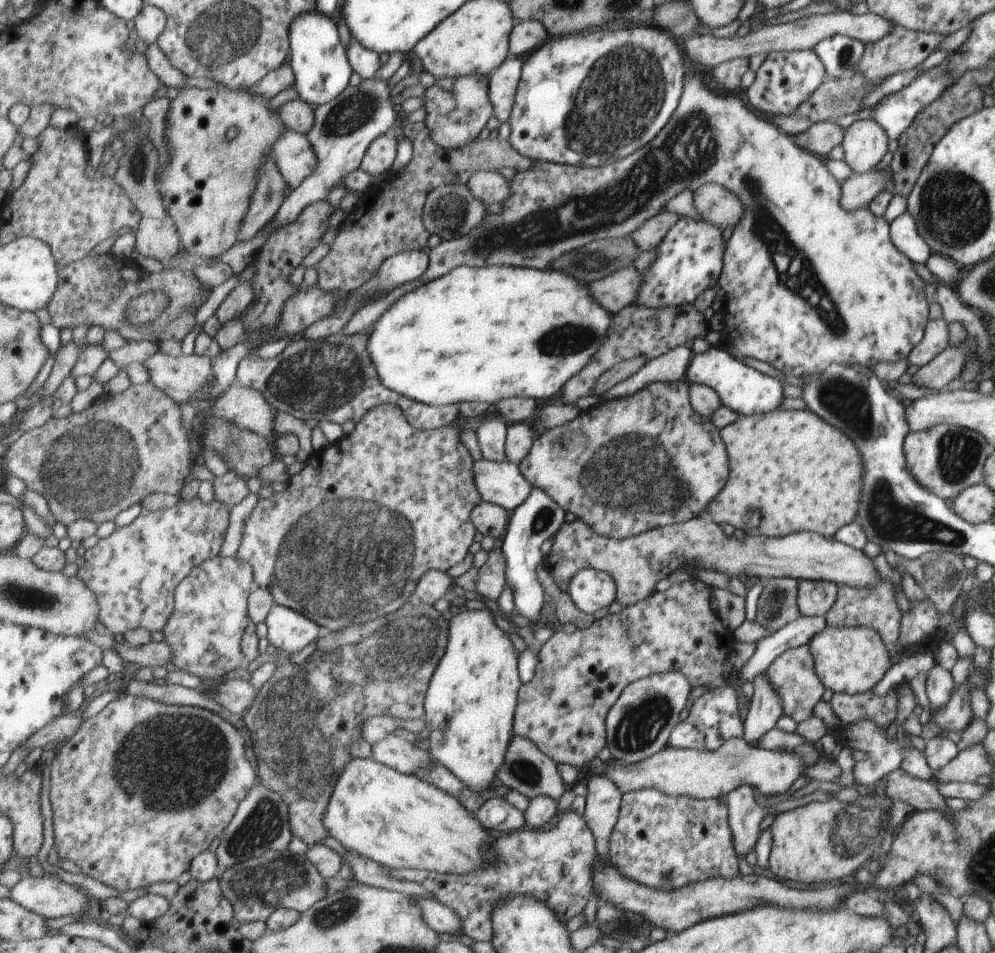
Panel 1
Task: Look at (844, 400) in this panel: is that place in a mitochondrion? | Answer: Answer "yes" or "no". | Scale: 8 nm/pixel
yes

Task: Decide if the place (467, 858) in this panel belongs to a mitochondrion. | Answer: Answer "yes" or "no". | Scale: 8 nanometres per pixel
no

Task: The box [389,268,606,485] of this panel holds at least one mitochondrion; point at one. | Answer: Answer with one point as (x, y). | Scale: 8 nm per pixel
(568, 339)

